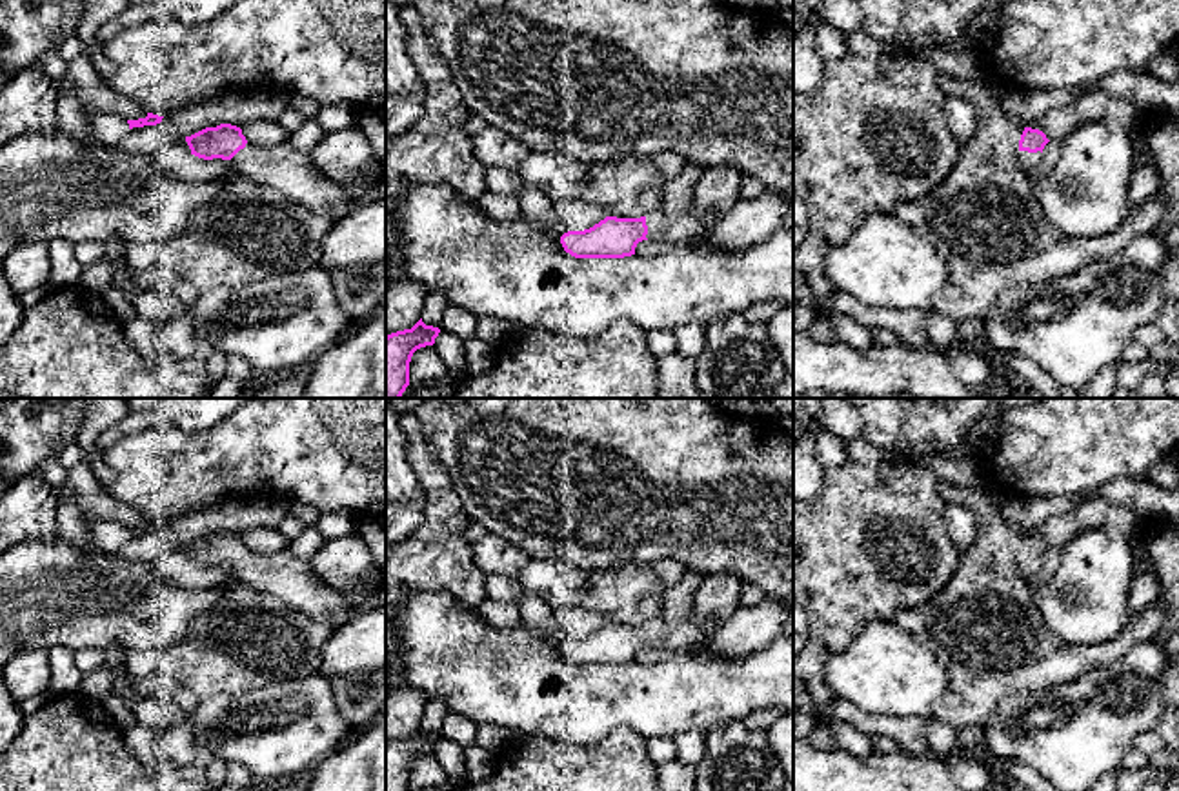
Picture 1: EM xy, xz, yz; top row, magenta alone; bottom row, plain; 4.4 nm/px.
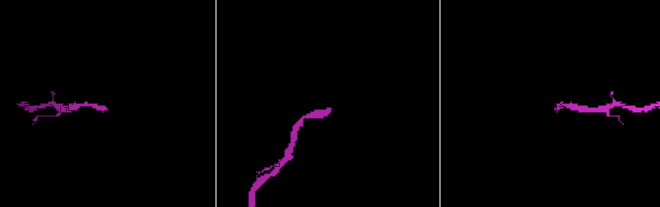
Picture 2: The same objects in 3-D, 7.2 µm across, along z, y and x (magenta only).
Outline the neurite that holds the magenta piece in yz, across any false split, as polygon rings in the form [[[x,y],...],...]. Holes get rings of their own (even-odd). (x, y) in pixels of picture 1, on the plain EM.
[[[1024,535],[1021,547],[1019,547],[1019,573],[1030,582],[1039,571],[1044,553],[1050,547],[1039,536]]]

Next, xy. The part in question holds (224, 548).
[[[231,531],[206,535],[186,544],[186,549],[191,562],[204,567],[229,567],[246,586],[273,595],[333,629],[344,626],[355,611],[337,589],[311,571],[307,560],[293,556],[287,549],[257,555]]]

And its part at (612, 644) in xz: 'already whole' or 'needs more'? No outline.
needs more

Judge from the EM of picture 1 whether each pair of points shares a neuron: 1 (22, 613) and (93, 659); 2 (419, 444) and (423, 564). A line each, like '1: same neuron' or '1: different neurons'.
1: different neurons
2: same neuron

